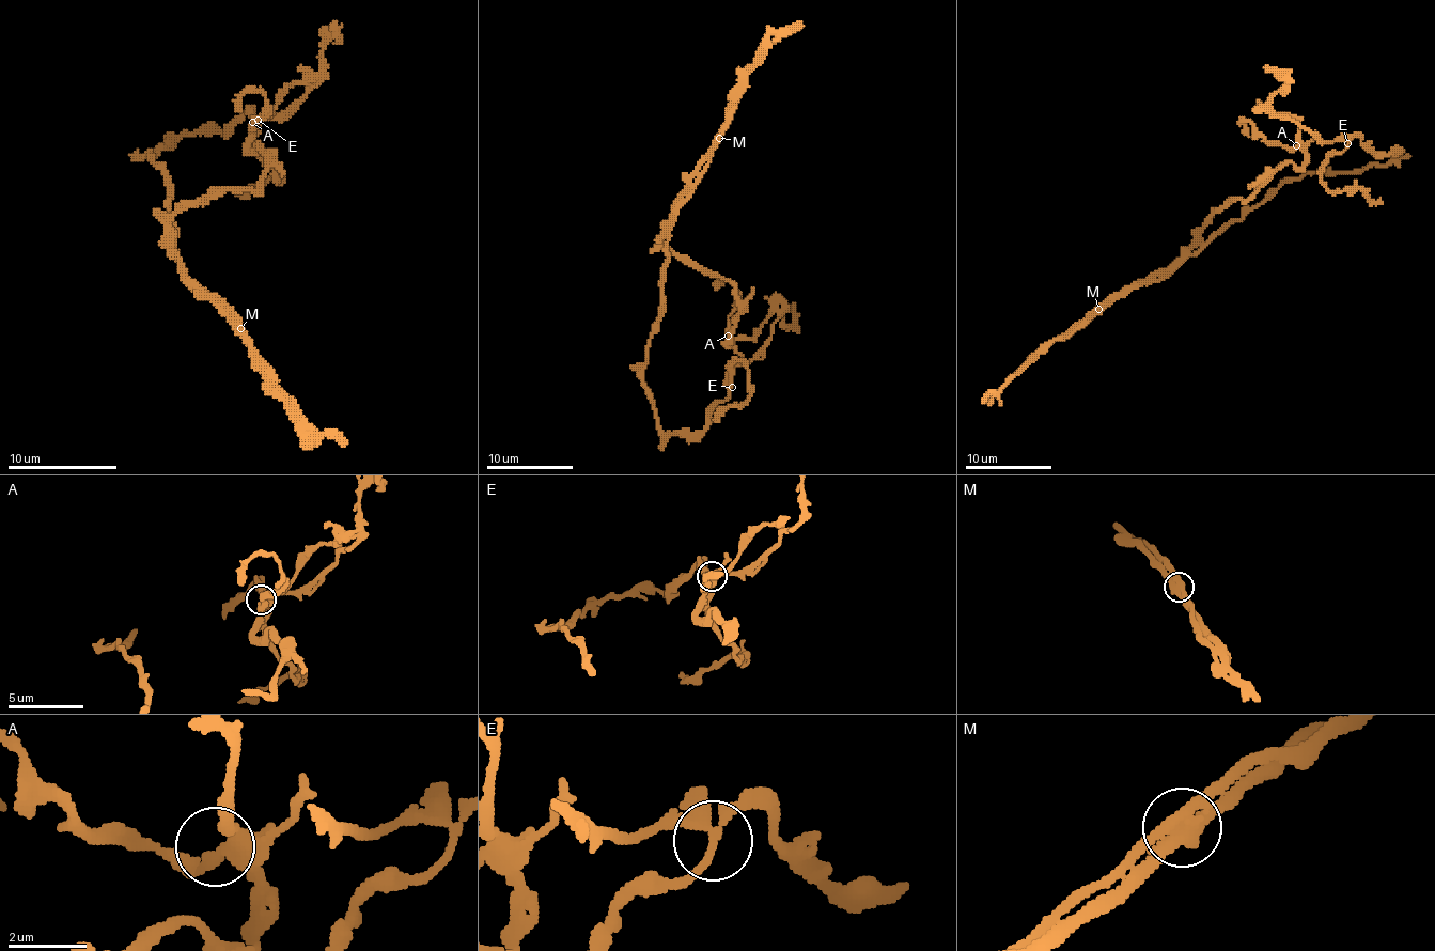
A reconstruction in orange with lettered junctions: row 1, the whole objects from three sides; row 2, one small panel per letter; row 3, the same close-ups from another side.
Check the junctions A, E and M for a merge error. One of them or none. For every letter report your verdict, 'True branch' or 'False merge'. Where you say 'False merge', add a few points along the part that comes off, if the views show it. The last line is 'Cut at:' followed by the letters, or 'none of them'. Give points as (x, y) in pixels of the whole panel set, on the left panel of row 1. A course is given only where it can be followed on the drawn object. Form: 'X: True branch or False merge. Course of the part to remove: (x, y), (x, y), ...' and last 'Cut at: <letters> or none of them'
A: True branch
E: True branch
M: False merge. Course of the part to remove: (240, 329), (189, 282), (170, 180), (149, 157), (252, 111), (287, 111), (323, 78), (333, 24)
Cut at: M

